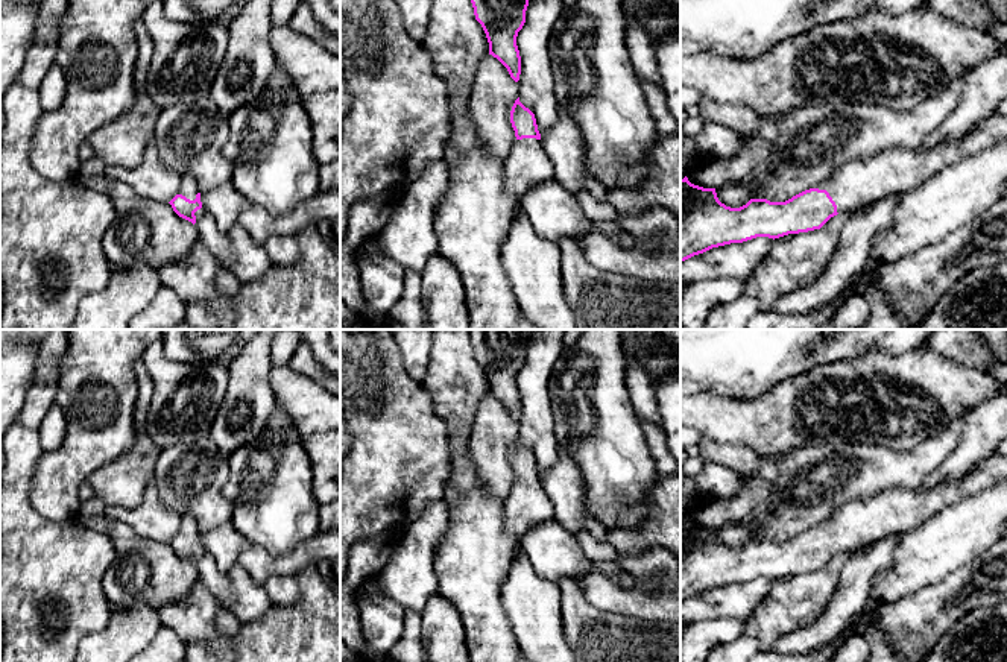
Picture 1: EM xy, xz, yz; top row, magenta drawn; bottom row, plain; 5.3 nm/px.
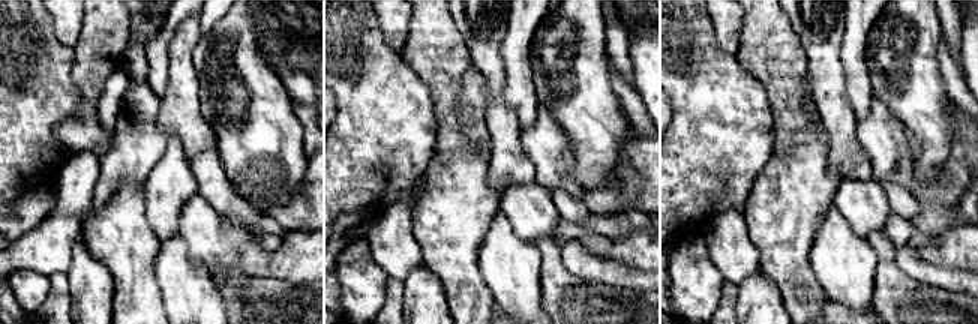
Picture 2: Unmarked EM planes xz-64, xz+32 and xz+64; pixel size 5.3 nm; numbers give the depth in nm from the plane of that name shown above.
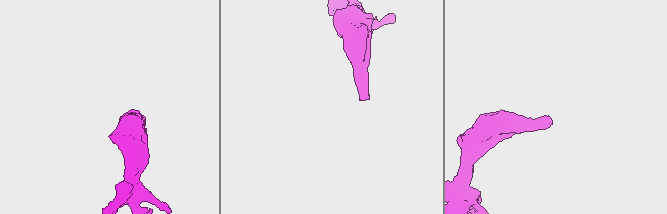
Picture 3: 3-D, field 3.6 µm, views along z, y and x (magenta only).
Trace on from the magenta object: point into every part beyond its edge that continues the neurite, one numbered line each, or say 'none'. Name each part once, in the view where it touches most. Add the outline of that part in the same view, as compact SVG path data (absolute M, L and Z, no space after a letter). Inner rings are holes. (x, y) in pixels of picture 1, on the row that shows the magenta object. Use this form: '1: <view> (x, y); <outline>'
1: xz (526, 163); M492 55L477 67L469 112L480 140L480 150L504 166L504 185L515 200L513 216L522 211L526 193L553 178L553 162L541 140L515 137L510 111L519 97L519 84Z

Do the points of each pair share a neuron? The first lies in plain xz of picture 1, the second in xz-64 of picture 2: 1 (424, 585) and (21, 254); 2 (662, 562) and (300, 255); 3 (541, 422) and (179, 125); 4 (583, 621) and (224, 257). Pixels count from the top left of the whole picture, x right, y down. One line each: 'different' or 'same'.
1: same
2: same
3: same
4: different

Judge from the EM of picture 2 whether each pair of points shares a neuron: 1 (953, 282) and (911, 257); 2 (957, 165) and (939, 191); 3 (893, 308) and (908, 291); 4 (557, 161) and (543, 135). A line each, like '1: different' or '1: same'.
1: same
2: same
3: same
4: same

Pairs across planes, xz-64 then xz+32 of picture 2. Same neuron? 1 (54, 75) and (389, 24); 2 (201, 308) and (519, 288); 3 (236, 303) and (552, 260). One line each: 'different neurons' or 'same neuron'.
1: different neurons
2: same neuron
3: same neuron

